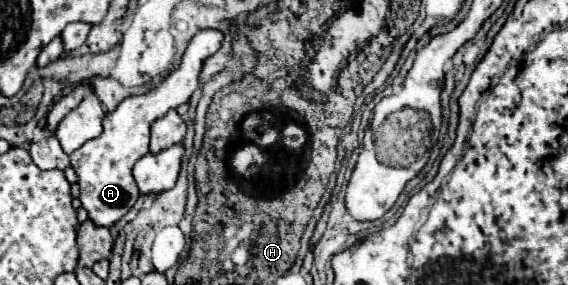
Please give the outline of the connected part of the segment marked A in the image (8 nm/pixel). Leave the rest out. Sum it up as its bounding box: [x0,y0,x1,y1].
[69,29,225,227]

